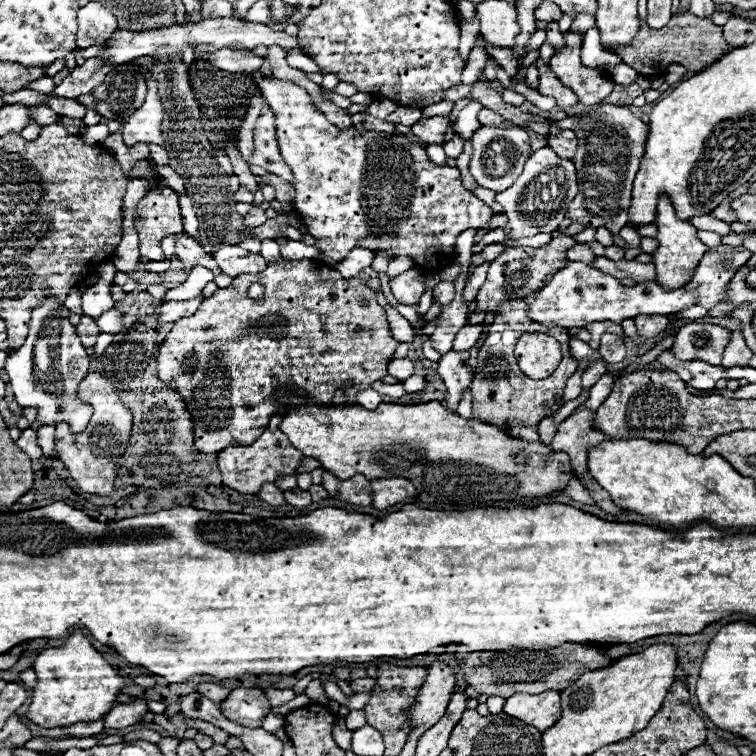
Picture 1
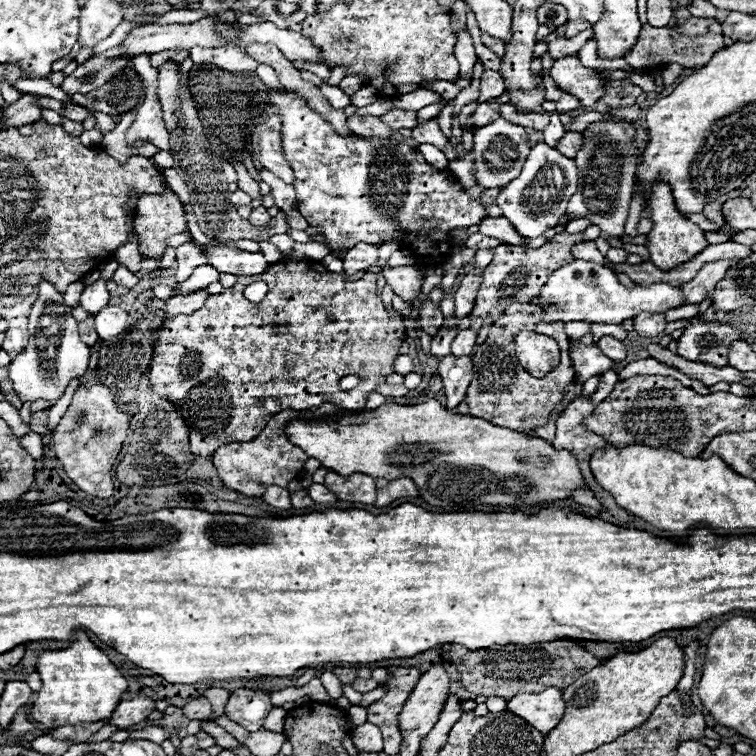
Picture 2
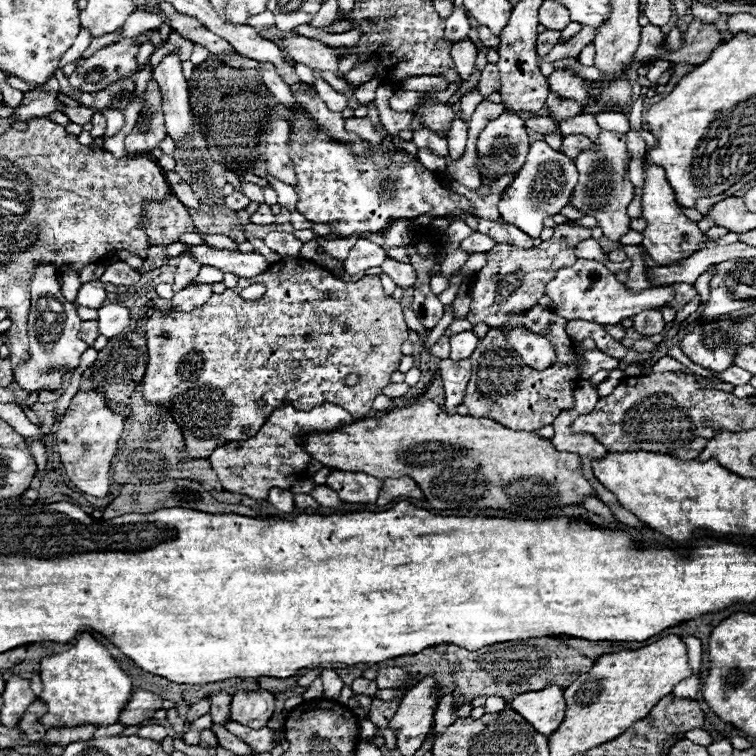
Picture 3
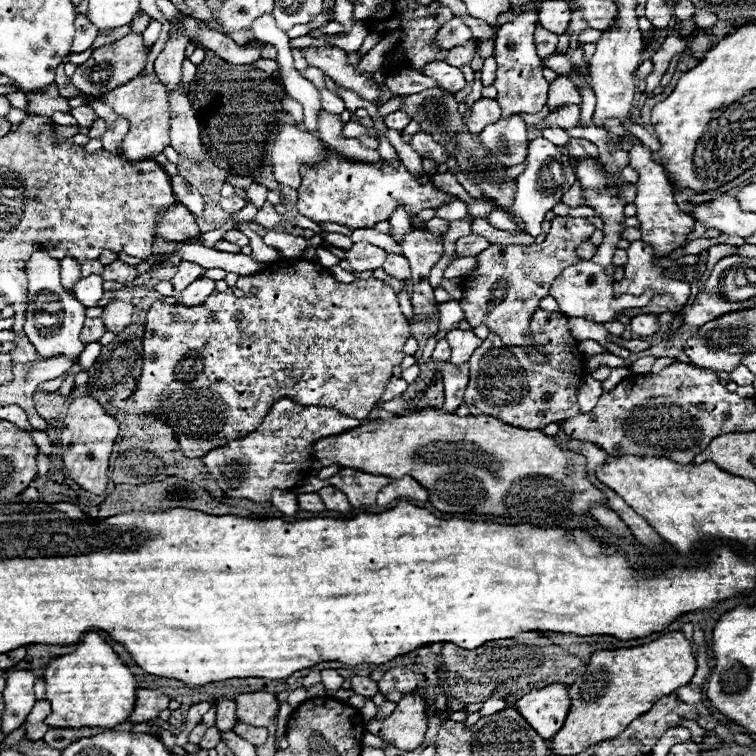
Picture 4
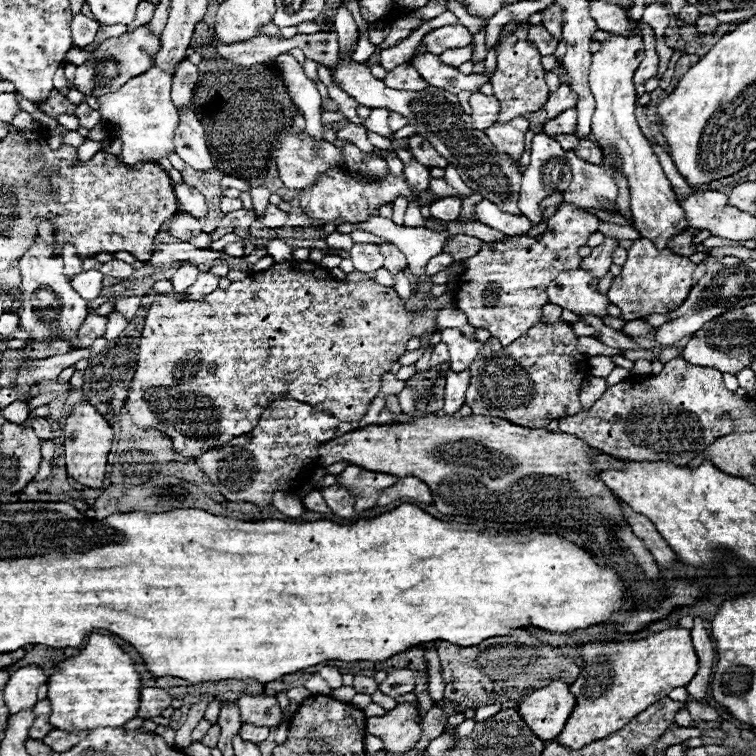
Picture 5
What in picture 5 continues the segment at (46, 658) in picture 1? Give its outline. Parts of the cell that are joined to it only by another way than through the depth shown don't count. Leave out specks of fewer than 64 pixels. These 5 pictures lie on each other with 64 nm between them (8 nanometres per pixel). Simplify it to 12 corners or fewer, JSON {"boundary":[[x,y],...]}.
{"boundary":[[90,634],[48,682],[50,724],[122,728],[140,674],[110,636]]}

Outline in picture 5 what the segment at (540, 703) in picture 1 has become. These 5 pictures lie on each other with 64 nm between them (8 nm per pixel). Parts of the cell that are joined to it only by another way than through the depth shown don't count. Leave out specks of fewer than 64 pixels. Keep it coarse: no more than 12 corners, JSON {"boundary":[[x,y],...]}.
{"boundary":[[552,682],[520,702],[544,742],[558,738],[576,706],[570,686]]}

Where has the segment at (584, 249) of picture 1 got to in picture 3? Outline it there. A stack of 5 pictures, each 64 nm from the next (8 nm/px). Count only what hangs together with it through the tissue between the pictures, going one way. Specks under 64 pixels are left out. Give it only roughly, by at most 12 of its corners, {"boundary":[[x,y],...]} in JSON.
{"boundary":[[594,238],[576,246],[576,256],[602,260],[604,252]]}

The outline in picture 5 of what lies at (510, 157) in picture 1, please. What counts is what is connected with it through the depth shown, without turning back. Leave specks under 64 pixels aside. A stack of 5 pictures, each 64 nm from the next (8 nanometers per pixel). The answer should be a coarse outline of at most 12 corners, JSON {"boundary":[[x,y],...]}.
{"boundary":[[526,118],[486,128],[494,146],[512,158],[524,152]]}

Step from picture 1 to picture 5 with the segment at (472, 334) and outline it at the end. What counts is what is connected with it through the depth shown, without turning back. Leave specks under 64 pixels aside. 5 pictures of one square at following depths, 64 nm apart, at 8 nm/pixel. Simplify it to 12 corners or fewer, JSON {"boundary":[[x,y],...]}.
{"boundary":[[444,328],[454,372],[468,370],[482,344],[458,328]]}

